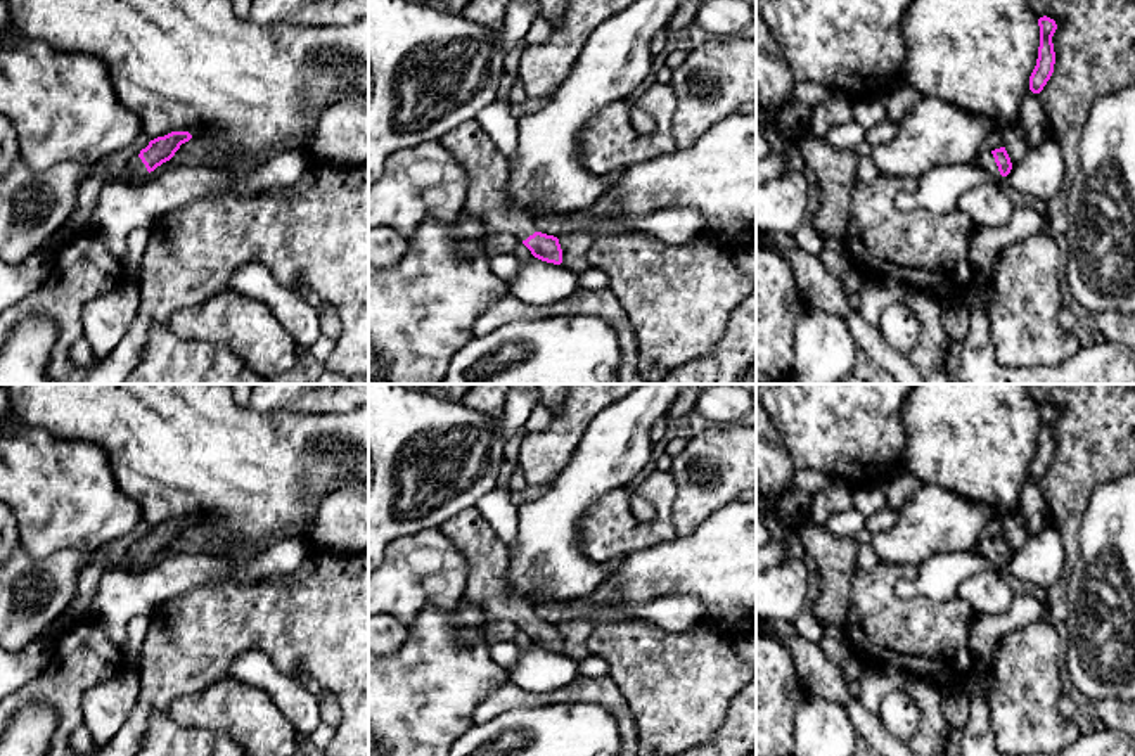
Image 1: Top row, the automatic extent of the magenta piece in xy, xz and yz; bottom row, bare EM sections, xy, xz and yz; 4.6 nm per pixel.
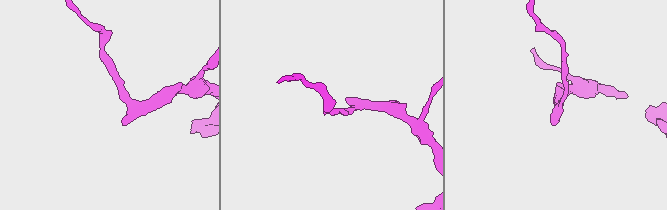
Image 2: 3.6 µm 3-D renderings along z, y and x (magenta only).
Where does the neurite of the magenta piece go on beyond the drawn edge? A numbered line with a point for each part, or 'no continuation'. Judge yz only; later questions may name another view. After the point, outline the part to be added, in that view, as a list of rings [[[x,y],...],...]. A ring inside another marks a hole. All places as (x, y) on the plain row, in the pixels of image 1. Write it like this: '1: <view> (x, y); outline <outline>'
1: yz (985, 547); outline [[[983,538],[976,547],[974,550],[984,557],[991,566],[998,566],[1000,564],[1000,559],[998,559],[998,554],[995,550],[995,545],[991,541],[991,538]]]

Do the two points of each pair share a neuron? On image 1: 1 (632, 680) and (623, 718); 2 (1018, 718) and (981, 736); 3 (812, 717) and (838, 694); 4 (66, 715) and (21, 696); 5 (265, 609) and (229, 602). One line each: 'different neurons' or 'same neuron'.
1: different neurons
2: different neurons
3: different neurons
4: same neuron
5: same neuron

